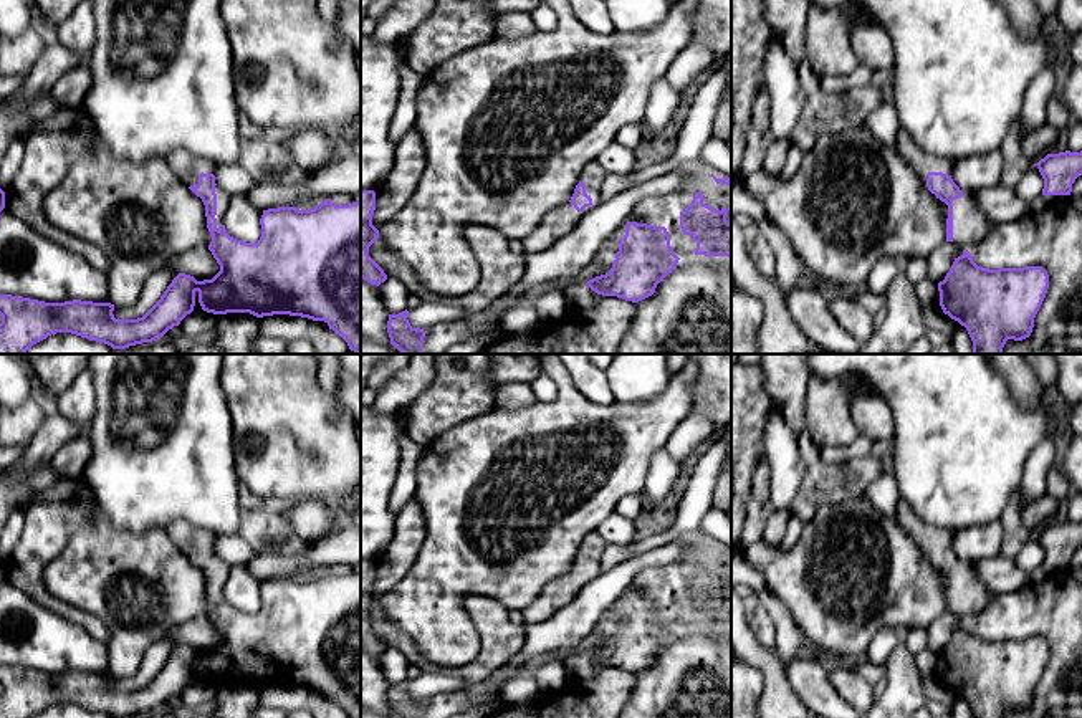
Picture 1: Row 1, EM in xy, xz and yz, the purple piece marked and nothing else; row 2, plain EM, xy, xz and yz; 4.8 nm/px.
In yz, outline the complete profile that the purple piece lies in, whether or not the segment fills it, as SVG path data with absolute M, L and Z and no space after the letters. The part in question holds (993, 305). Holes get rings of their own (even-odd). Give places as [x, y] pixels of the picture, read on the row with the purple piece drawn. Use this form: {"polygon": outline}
{"polygon": "M902 126L895 147L918 180L948 205L946 242L963 250L938 283L943 313L966 328L973 354L1003 354L1008 339L1031 336L1049 288L1047 271L1042 266L978 266L969 248L986 235L989 225L978 207L978 190L961 190L951 179L953 160L920 149Z"}

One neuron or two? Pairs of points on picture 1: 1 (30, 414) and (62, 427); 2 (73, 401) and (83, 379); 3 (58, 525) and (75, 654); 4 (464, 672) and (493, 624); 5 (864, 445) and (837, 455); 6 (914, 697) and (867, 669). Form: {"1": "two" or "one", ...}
{"1": "two", "2": "one", "3": "two", "4": "one", "5": "one", "6": "two"}

